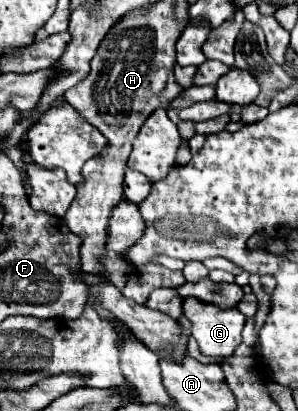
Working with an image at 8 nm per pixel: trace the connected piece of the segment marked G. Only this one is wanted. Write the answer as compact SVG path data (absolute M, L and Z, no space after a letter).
M186 297L182 311L192 323L192 337L198 341L200 353L226 359L240 345L240 333L246 317L234 309L218 309L194 297Z

